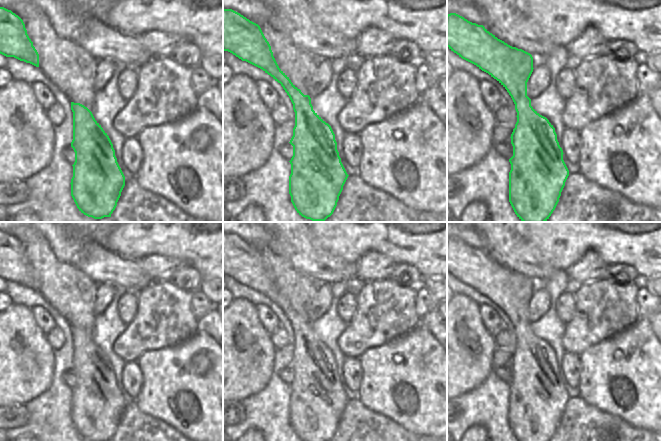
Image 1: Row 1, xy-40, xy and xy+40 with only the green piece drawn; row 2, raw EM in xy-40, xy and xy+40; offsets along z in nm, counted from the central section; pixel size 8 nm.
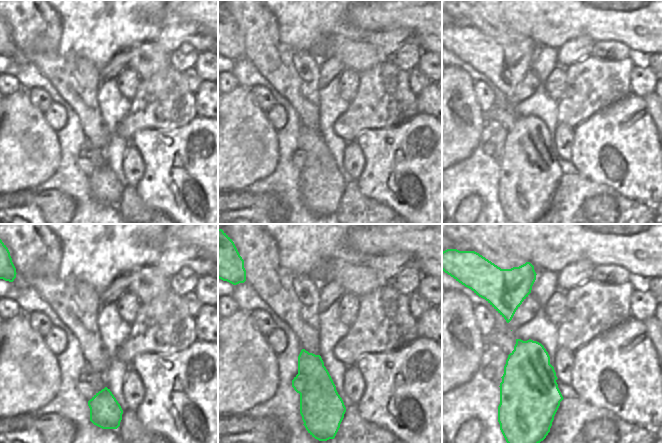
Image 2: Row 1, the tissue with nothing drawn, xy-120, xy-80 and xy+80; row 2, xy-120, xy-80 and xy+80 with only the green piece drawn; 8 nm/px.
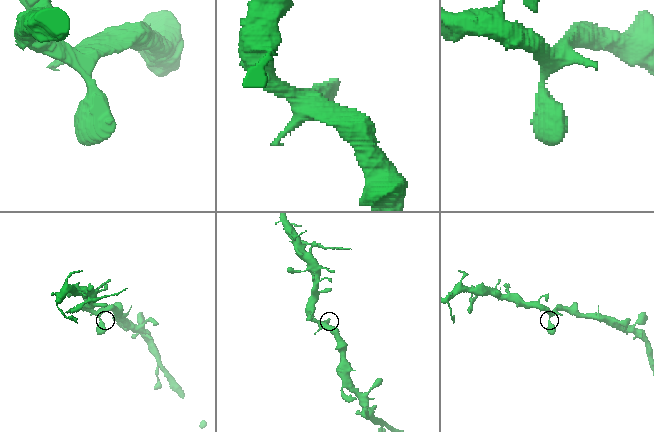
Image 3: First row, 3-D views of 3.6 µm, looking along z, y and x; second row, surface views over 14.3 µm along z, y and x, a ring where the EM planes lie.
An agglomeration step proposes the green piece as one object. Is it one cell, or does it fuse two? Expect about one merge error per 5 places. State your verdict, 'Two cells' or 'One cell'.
One cell

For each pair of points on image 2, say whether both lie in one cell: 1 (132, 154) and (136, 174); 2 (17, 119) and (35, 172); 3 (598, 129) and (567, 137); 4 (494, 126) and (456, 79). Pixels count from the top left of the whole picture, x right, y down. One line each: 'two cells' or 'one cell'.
1: one cell
2: one cell
3: two cells
4: two cells

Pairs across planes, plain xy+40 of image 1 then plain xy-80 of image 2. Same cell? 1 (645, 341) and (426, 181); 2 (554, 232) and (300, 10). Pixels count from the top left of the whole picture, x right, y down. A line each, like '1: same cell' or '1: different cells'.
1: same cell
2: different cells

